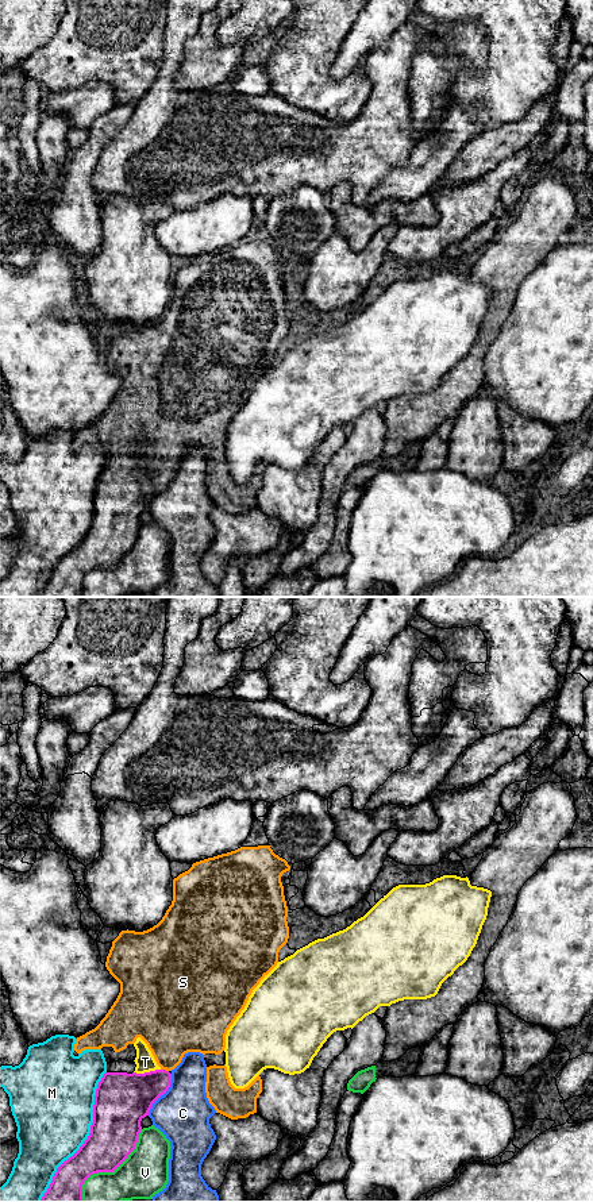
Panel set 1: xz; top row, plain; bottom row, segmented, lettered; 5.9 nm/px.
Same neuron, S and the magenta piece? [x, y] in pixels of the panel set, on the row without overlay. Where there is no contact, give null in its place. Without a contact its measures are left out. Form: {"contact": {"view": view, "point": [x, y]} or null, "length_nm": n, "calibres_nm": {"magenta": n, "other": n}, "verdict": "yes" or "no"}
{"contact": {"view": "xz", "point": [165, 465]}, "length_nm": 50, "calibres_nm": {"magenta": 260, "other": 340}, "verdict": "yes"}

